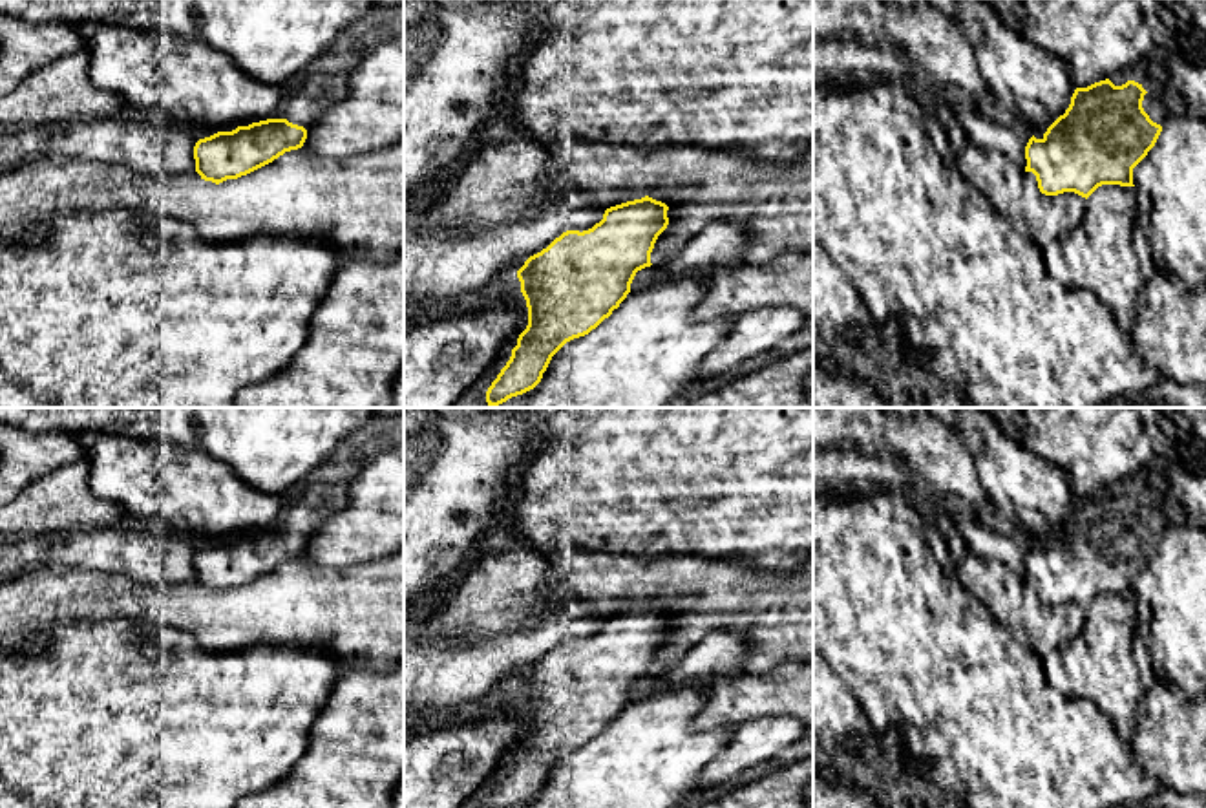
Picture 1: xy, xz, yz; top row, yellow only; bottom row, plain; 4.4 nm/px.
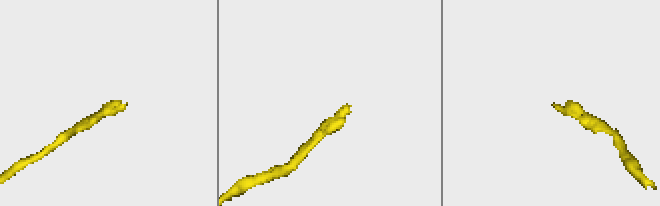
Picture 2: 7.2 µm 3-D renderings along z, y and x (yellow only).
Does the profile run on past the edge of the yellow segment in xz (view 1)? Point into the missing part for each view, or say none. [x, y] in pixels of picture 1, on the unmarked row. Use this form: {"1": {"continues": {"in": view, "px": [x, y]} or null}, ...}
{"1": {"continues": null}}

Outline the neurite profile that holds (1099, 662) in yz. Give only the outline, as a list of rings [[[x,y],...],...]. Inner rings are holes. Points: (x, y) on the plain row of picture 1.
[[[1102,594],[1087,607],[1082,633],[1060,651],[1071,696],[1093,700],[1127,742],[1144,695],[1133,660],[1138,622],[1135,596]]]

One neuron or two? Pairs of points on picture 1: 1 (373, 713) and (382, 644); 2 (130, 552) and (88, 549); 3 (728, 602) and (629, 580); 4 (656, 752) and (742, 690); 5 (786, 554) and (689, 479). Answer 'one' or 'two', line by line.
1: two
2: one
3: one
4: two
5: one

